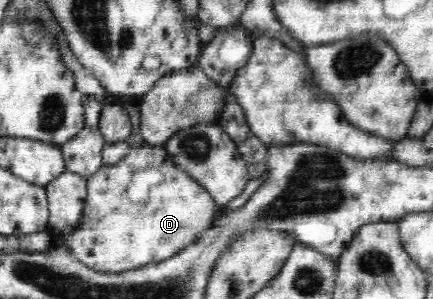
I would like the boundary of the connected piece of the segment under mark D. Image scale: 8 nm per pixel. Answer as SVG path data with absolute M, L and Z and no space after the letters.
M147 145L133 147L128 152L126 157L123 157L121 161L117 163L103 166L99 168L91 177L86 178L86 198L85 205L83 209L83 215L79 221L79 226L77 226L73 233L65 234L64 236L57 235L54 245L63 245L70 248L79 260L83 263L89 264L91 268L95 268L98 271L103 272L121 272L127 271L129 268L139 268L145 265L149 265L152 261L159 262L165 259L173 257L178 254L181 250L190 246L191 243L197 241L199 235L210 229L213 226L213 219L217 217L217 205L213 201L213 196L202 186L199 180L194 179L193 176L189 174L186 170L183 170L177 162L171 157L171 153L167 152L167 149L162 145Z

